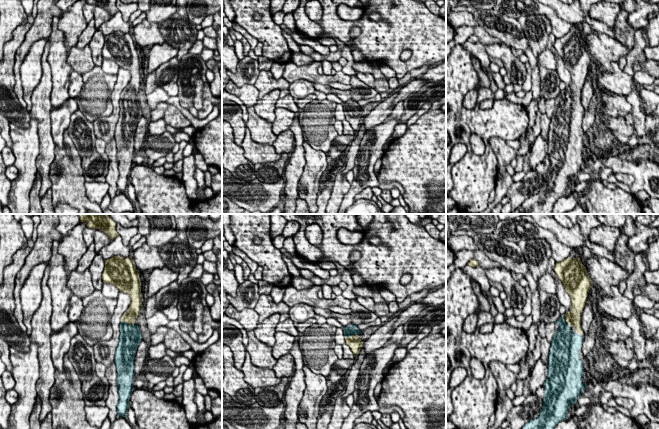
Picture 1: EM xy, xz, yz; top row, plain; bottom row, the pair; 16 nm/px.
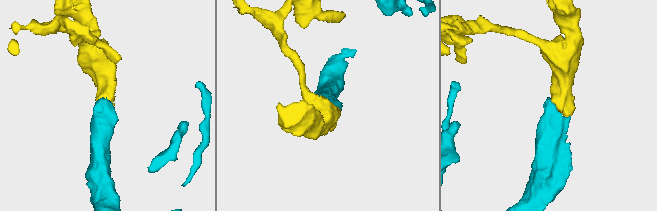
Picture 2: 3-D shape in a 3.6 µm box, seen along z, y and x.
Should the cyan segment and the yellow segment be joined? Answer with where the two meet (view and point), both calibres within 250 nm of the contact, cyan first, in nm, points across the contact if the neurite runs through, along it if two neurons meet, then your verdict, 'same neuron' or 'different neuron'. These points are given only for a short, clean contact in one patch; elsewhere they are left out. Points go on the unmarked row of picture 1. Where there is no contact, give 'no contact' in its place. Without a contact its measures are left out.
meets cyan in xz at (350, 112); 160 nm thick on the cyan side, 220 nm on the other; runs through xz (353, 105), (350, 112), (354, 118); same neuron

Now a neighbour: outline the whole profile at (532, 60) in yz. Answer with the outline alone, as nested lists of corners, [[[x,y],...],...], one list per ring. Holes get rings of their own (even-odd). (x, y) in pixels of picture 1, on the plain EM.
[[[530,45],[527,47],[527,51],[524,54],[528,57],[531,70],[533,70],[534,67],[537,65],[537,60],[532,52],[532,48],[530,47]]]

